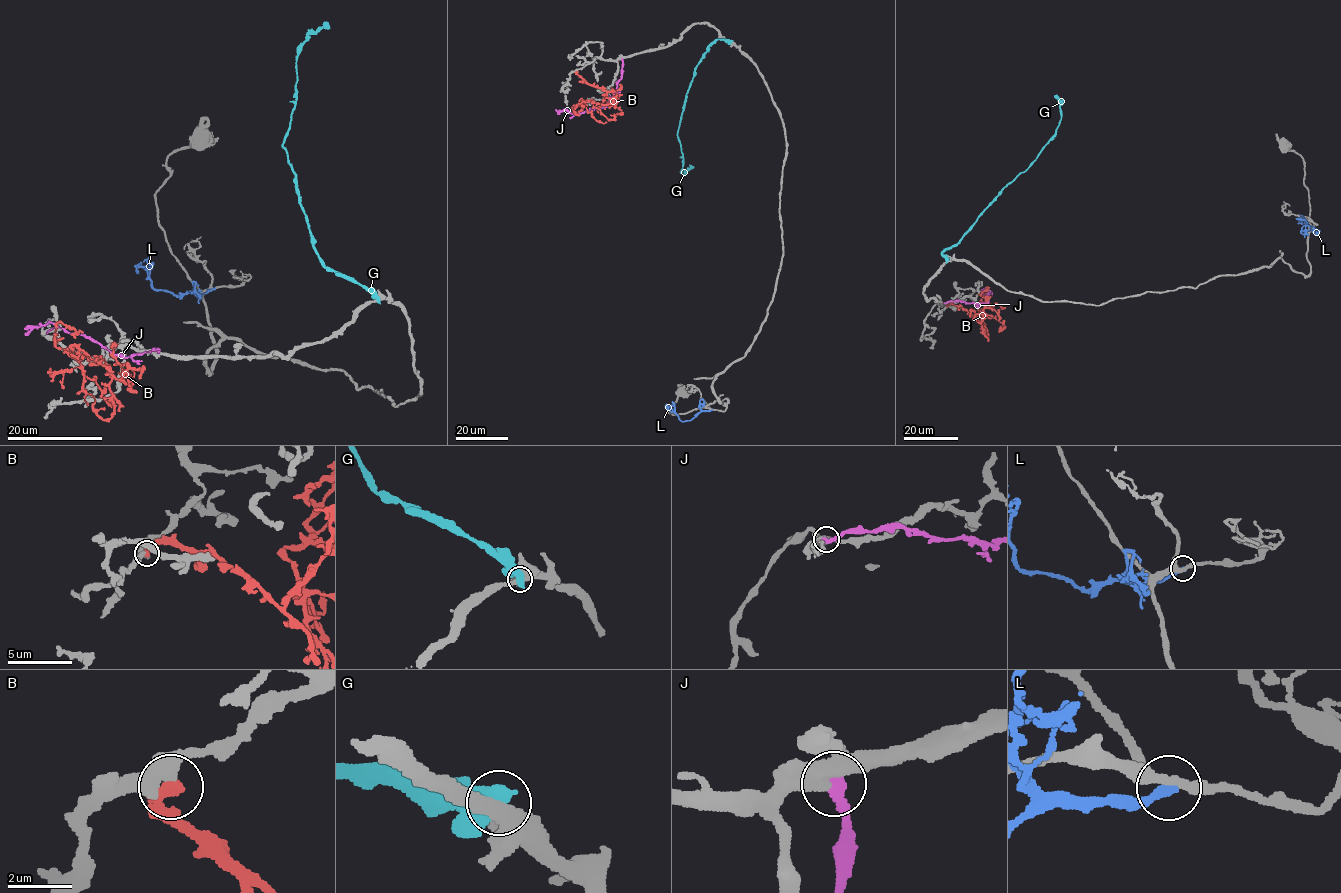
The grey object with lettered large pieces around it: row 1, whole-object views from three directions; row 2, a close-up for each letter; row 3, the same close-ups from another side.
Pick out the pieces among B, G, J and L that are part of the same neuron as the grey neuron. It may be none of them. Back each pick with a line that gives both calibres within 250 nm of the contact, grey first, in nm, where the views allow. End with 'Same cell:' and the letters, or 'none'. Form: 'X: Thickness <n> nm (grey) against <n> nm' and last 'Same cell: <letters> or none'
Same cell: none

